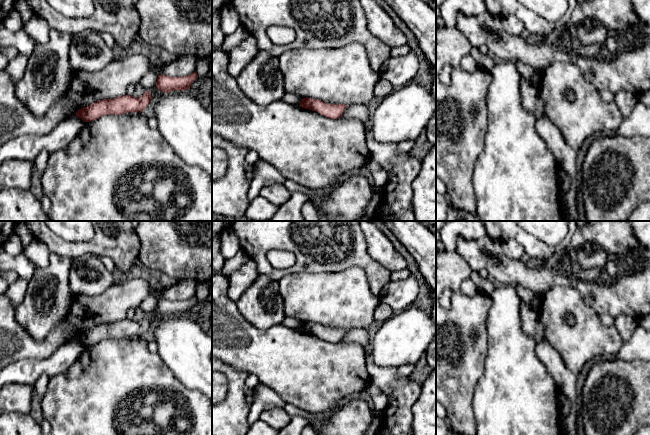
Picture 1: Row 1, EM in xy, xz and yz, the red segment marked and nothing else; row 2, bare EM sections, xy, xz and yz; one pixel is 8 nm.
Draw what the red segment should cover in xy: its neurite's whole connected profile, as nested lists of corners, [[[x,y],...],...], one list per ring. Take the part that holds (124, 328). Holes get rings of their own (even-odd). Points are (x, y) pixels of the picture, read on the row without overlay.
[[[149,315],[135,322],[132,319],[124,319],[113,323],[104,323],[83,331],[76,336],[76,340],[84,346],[94,345],[105,339],[120,339],[130,336],[141,337],[152,324]]]

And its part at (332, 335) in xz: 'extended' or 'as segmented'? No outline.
as segmented

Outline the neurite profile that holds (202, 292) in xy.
[[[207,281],[198,282],[196,296],[198,301],[205,300],[209,295],[210,288],[207,285]]]

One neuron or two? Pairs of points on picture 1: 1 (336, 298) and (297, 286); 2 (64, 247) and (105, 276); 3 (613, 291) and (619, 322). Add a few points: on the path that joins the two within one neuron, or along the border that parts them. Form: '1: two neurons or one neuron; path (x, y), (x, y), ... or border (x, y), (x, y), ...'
1: one neuron; path (326, 298), (307, 296)
2: two neurons; border (78, 257), (72, 260)
3: two neurons; border (614, 317), (620, 314), (627, 314), (638, 320)

